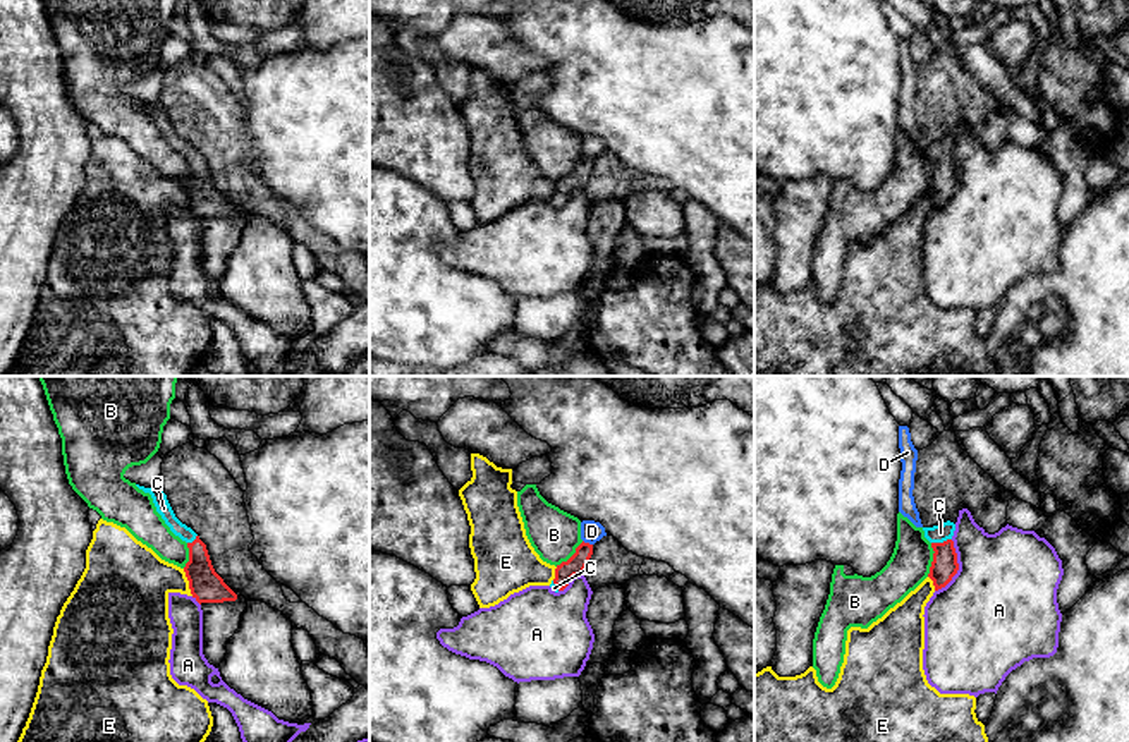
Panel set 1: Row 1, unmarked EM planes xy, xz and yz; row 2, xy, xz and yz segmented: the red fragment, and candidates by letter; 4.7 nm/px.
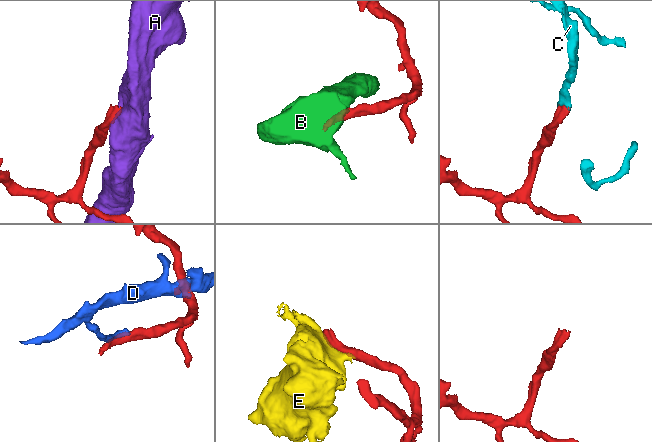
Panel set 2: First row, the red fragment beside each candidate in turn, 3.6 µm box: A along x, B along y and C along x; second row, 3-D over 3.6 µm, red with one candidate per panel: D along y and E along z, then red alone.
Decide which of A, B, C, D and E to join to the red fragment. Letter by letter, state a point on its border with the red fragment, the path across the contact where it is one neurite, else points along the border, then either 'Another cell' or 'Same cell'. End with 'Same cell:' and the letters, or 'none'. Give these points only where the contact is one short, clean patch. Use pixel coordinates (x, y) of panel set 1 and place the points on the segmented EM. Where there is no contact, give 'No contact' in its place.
A: Touches red at yz (958, 567). Another cell
B: Touches red at yz (933, 560). Another cell
C: Touches red at yz (940, 543). Path across: yz (944, 567), (940, 543), (940, 533). Same cell
D: Touches red at xz (588, 543). Boundary: xz (583, 540), (591, 545). Another cell
E: Touches red at xy (189, 583). Another cell
Same cell: C

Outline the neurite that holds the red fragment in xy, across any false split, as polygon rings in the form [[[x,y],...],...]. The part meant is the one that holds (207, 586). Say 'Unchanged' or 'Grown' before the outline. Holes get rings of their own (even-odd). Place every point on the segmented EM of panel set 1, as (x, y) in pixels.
Grown. [[[136,484],[144,493],[150,493],[156,512],[162,515],[170,531],[187,543],[189,548],[189,562],[184,567],[186,577],[189,581],[189,589],[192,598],[201,603],[223,603],[235,601],[237,594],[223,582],[223,579],[215,572],[206,544],[199,539],[199,536],[182,524],[168,500],[167,495],[156,488],[144,488]]]

